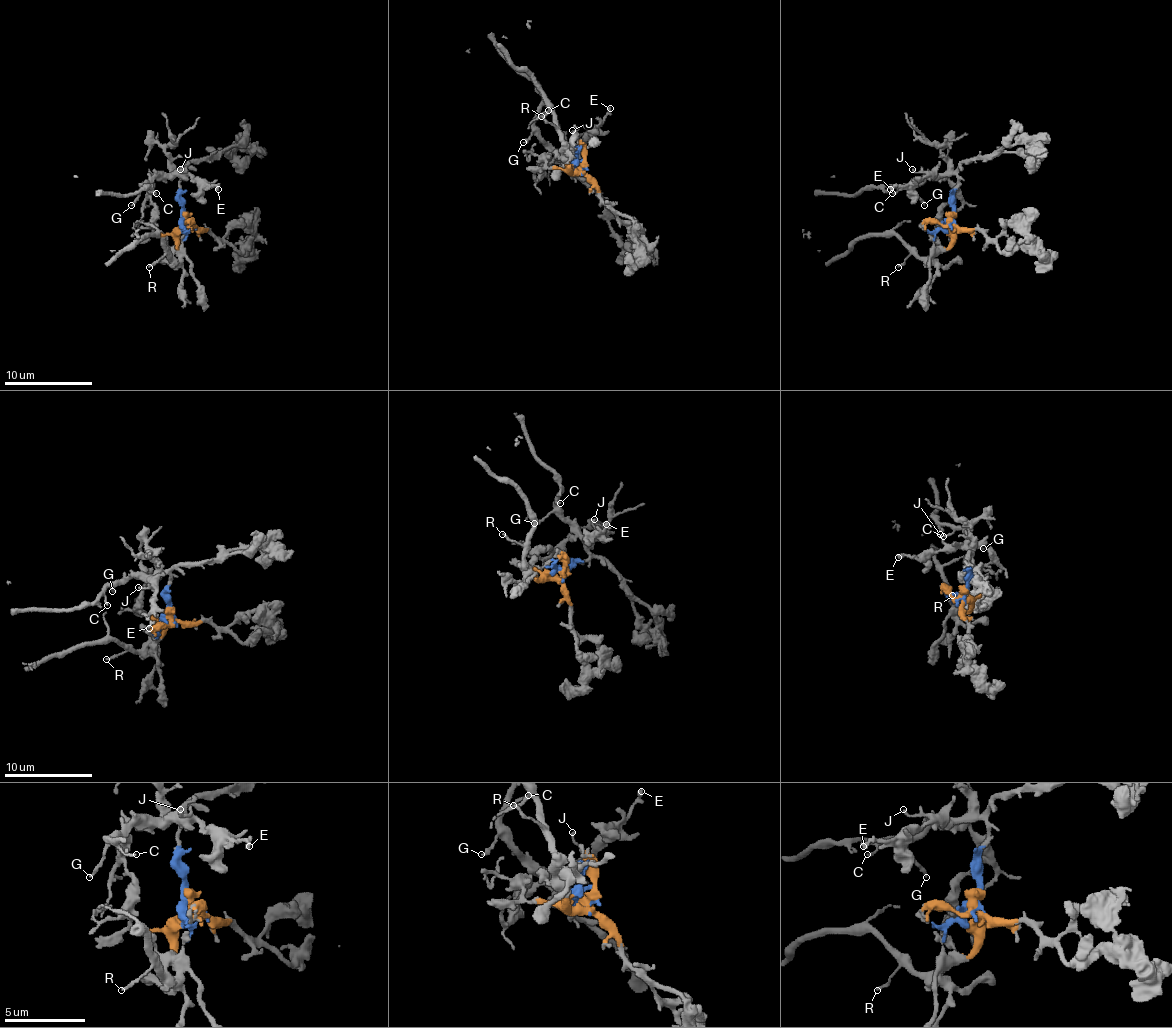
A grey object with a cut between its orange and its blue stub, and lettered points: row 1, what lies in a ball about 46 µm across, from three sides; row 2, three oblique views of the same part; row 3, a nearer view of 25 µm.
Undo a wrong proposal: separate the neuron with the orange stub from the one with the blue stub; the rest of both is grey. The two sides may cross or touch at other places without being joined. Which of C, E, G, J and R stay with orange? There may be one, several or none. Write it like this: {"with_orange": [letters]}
{"with_orange": ["R"]}

